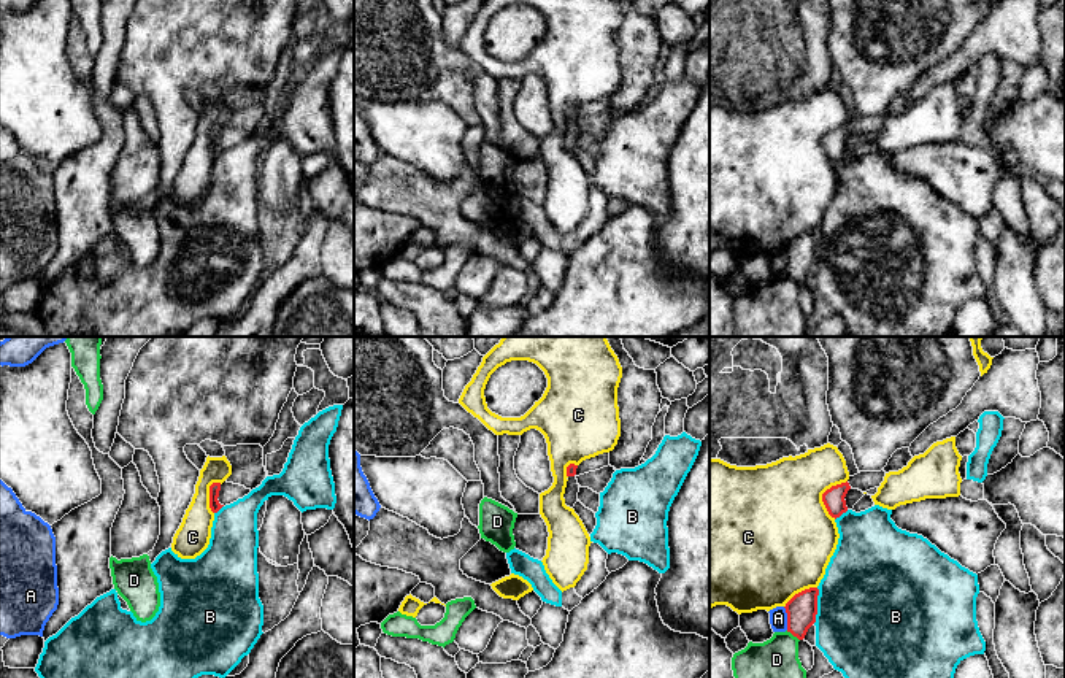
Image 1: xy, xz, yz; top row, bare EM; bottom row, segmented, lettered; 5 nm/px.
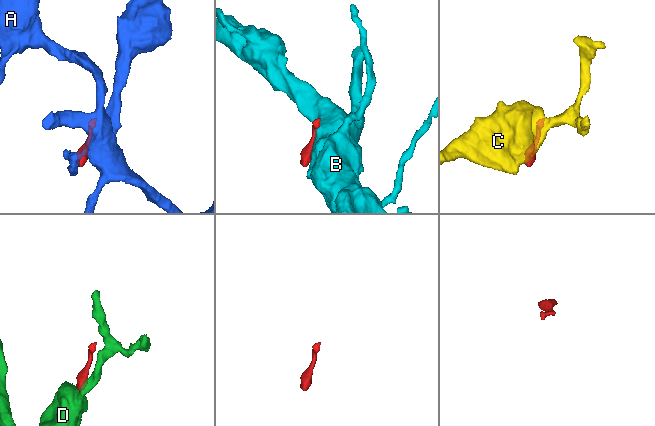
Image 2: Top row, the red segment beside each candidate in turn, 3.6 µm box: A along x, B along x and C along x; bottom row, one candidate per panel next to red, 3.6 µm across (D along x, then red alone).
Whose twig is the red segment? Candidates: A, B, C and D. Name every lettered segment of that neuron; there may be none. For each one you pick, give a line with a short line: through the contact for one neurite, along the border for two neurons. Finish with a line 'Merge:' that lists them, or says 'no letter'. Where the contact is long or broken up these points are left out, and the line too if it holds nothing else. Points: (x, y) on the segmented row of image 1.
Merge: no letter

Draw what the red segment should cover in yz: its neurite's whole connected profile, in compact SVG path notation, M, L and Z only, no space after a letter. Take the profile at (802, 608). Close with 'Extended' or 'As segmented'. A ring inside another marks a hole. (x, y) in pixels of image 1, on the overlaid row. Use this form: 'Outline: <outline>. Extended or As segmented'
Outline: M809 587L795 594L784 607L787 613L787 632L798 640L803 640L808 629L816 622L817 595L819 589Z. As segmented

